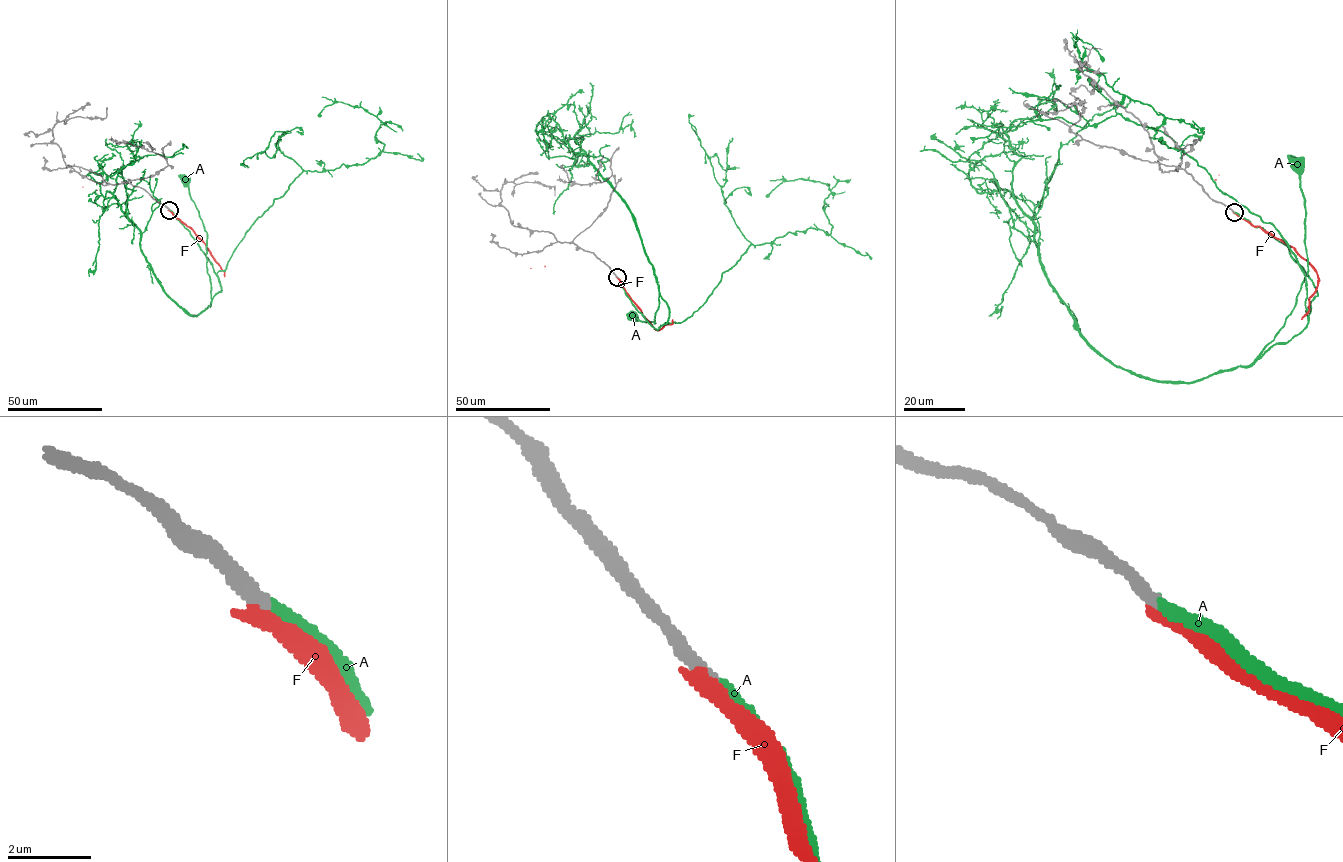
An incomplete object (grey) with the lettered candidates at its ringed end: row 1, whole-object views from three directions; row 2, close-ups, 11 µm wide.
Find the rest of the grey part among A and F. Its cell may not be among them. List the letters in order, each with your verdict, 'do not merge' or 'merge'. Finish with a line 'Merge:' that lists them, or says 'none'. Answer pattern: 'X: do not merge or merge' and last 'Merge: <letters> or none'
A: merge
F: do not merge
Merge: A

